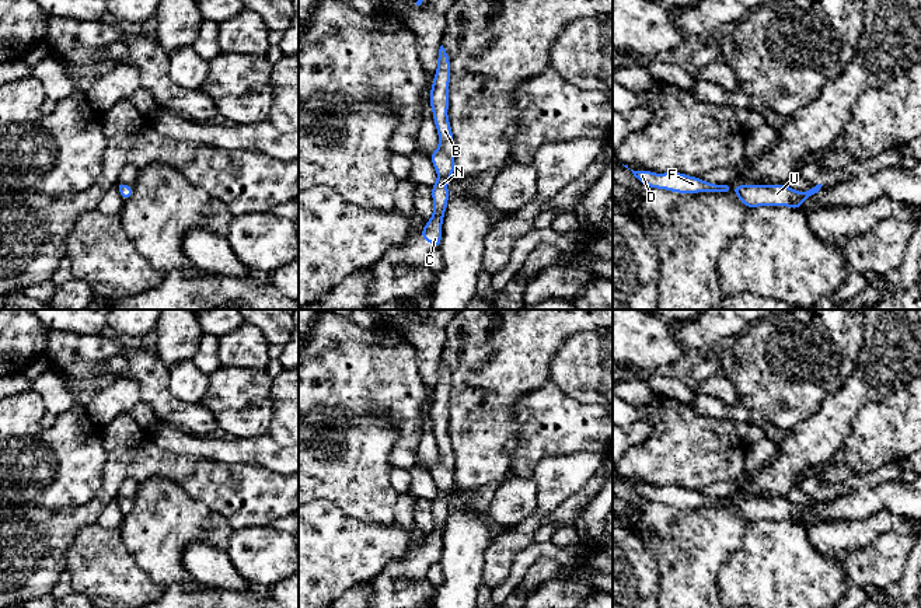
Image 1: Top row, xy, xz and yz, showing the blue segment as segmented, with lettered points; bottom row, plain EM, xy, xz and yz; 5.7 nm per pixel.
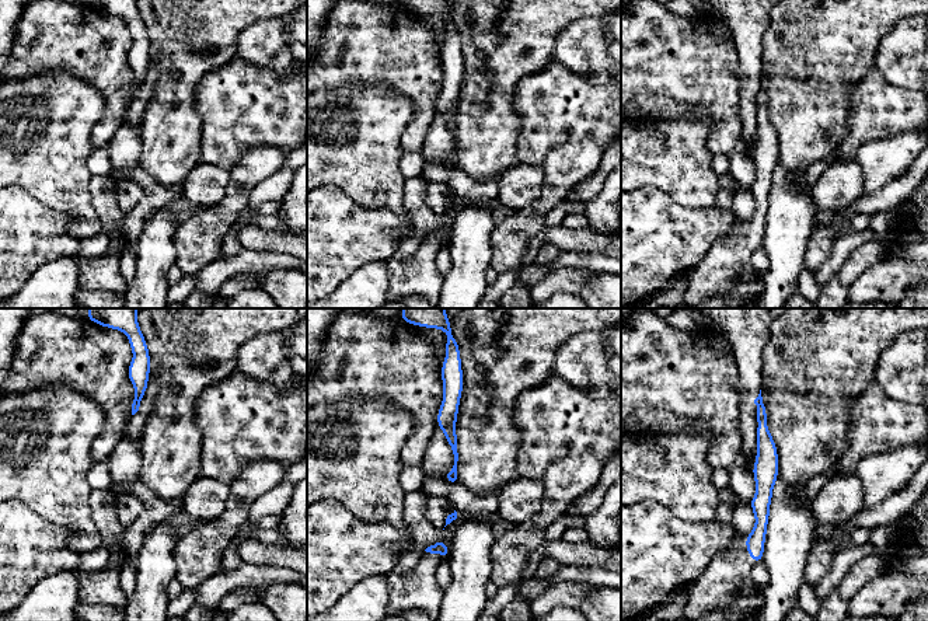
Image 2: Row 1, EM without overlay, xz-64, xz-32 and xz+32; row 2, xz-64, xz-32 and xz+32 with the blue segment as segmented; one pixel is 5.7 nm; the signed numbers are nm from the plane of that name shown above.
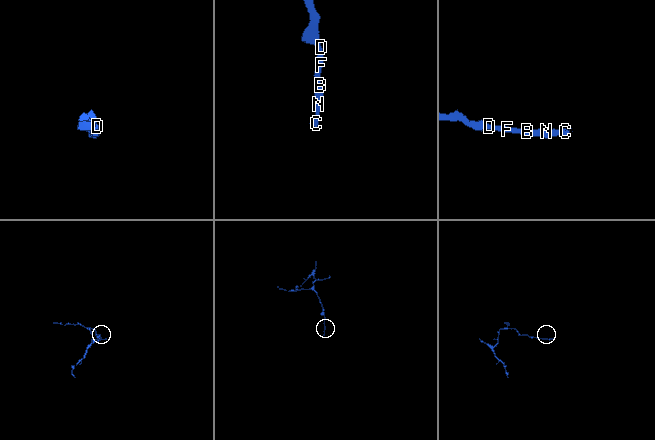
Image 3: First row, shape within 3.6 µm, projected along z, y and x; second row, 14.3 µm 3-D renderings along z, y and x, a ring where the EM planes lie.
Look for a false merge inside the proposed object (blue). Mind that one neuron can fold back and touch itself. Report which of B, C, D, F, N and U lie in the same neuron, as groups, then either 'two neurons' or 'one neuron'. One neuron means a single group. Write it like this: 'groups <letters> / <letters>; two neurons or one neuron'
groups B C D F N U; one neuron

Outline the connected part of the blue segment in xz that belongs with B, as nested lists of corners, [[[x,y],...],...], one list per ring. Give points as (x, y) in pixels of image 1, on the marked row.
[[[443,48],[439,49],[437,69],[429,92],[433,120],[439,134],[439,147],[430,154],[437,181],[432,185],[433,216],[422,228],[421,238],[439,249],[442,244],[442,226],[447,202],[450,198],[447,182],[454,175],[454,139],[449,122],[449,84],[450,84],[450,57]]]

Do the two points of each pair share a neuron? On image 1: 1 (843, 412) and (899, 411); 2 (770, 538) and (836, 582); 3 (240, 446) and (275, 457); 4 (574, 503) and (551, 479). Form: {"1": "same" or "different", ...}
{"1": "different", "2": "same", "3": "same", "4": "different"}

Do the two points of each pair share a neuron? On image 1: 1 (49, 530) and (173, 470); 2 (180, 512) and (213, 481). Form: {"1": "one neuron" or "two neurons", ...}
{"1": "one neuron", "2": "two neurons"}

